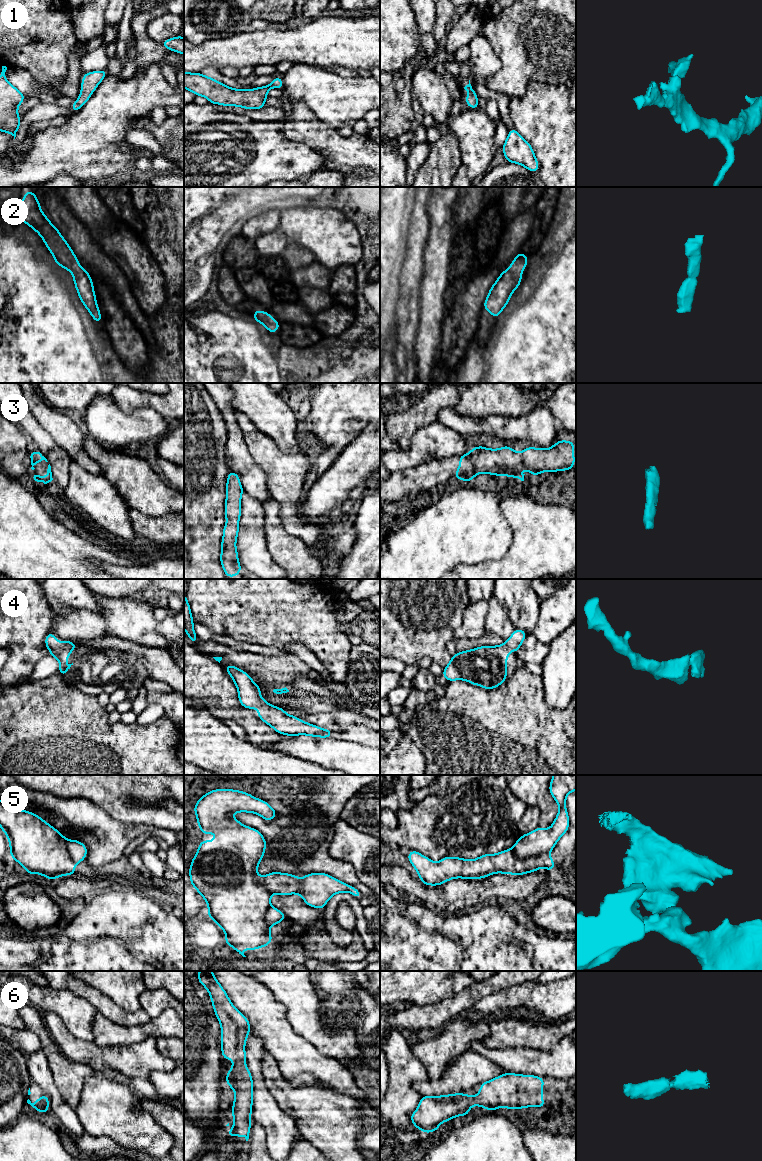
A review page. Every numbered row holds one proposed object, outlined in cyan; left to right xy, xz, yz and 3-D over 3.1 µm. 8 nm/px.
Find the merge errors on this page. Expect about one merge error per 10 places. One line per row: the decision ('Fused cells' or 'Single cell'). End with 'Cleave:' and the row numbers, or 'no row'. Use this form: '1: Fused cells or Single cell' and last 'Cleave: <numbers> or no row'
1: Single cell
2: Single cell
3: Single cell
4: Single cell
5: Fused cells
6: Single cell
Cleave: 5

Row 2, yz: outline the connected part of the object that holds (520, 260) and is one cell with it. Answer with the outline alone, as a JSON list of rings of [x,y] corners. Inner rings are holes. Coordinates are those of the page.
[[[519,252],[512,265],[500,274],[496,282],[490,288],[483,308],[486,309],[495,319],[507,306],[512,293],[518,288],[522,280],[522,270],[526,268],[528,257]]]

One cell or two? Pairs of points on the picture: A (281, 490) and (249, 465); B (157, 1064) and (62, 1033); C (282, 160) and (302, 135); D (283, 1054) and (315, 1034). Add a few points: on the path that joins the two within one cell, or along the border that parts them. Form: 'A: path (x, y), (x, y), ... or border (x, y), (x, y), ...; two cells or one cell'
A: border (252, 458), (264, 472), (266, 486), (272, 497); two cells
B: path (133, 1060), (118, 1058), (97, 1051), (86, 1051); one cell
C: border (282, 123), (282, 133), (287, 138), (318, 151); two cells
D: border (289, 1023), (298, 1034), (308, 1040), (323, 1055); two cells

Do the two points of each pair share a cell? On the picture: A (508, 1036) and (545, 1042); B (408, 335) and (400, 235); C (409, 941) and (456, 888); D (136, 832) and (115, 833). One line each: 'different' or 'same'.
A: same
B: different
C: different
D: same

